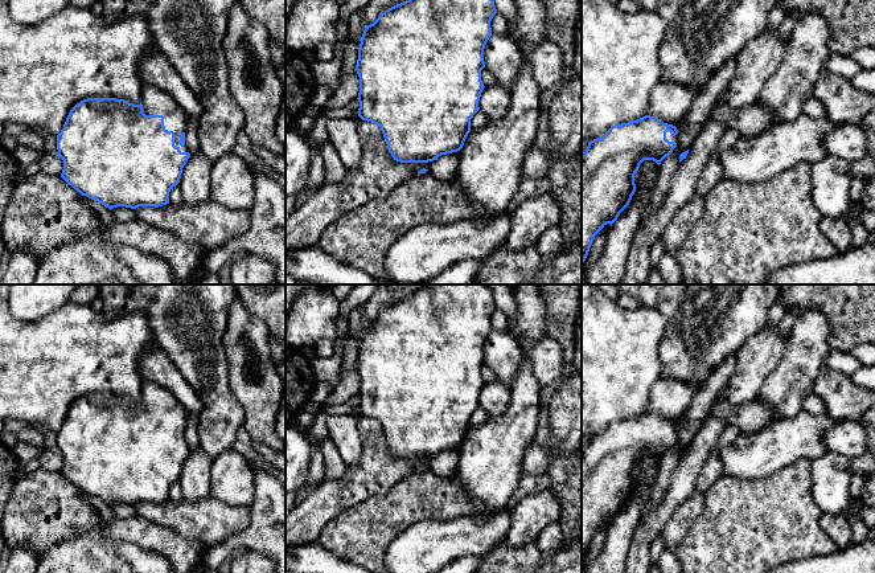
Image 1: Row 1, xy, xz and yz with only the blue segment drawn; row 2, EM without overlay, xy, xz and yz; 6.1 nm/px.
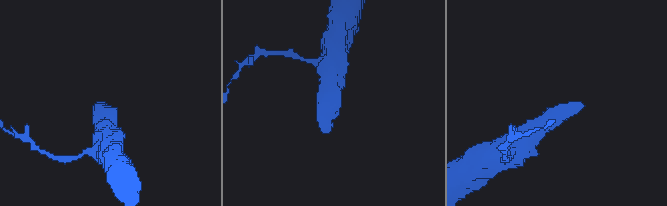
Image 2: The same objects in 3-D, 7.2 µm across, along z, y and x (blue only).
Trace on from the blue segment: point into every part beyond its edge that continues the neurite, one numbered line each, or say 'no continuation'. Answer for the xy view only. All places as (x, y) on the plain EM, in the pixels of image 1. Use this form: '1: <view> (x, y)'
1: xy (155, 398)

